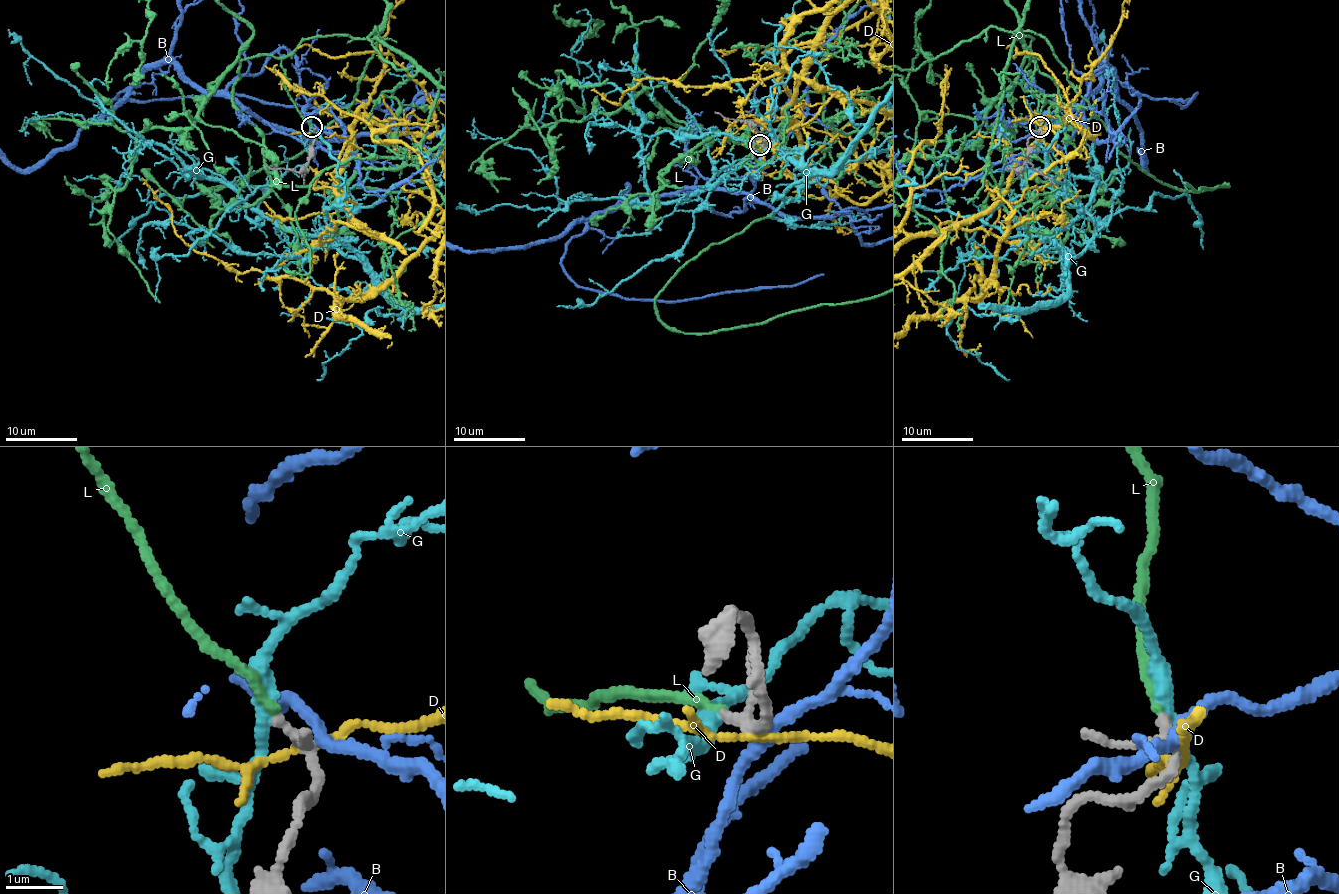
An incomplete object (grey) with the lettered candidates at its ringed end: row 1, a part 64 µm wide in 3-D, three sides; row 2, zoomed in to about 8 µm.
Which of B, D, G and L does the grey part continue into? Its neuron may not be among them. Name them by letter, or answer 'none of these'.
L

